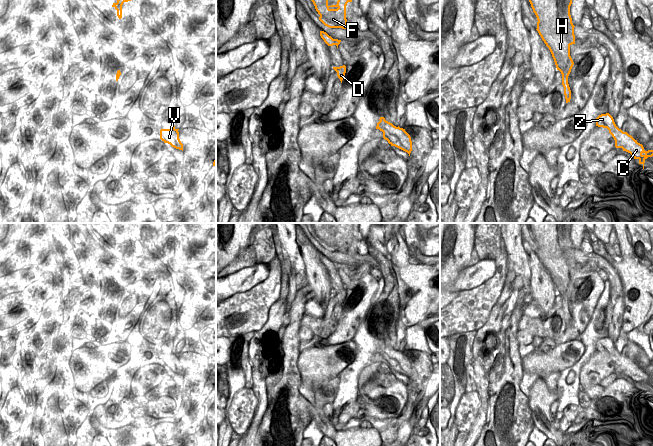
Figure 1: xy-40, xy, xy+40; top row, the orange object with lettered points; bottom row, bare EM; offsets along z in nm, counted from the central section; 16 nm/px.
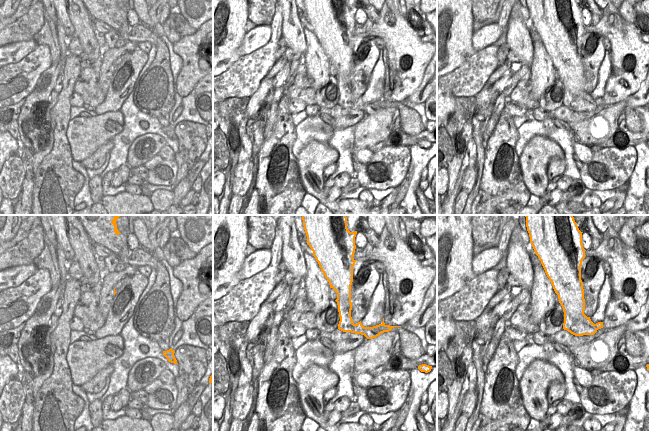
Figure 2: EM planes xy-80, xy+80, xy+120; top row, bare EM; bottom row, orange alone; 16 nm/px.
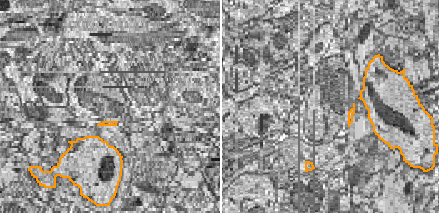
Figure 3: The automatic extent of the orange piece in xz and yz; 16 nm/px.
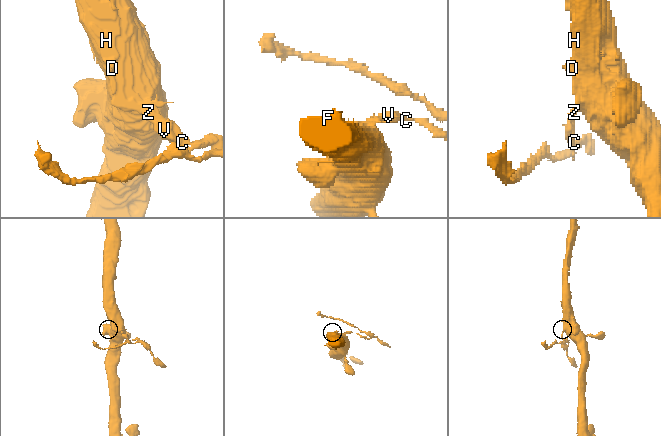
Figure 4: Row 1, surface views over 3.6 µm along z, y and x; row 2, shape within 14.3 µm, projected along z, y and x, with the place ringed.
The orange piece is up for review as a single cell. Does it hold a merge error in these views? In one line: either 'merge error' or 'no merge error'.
merge error

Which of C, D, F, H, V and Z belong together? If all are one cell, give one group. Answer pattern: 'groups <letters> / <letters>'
groups C V / D F H Z

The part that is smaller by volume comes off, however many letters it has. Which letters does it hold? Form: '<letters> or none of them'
C, V

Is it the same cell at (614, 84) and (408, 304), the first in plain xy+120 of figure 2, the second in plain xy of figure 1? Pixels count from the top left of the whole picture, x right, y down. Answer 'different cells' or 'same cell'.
same cell

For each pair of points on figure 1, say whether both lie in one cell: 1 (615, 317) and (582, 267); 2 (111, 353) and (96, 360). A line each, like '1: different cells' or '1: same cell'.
1: different cells
2: same cell

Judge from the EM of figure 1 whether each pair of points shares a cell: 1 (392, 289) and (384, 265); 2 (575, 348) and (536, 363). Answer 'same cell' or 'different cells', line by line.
1: same cell
2: same cell

